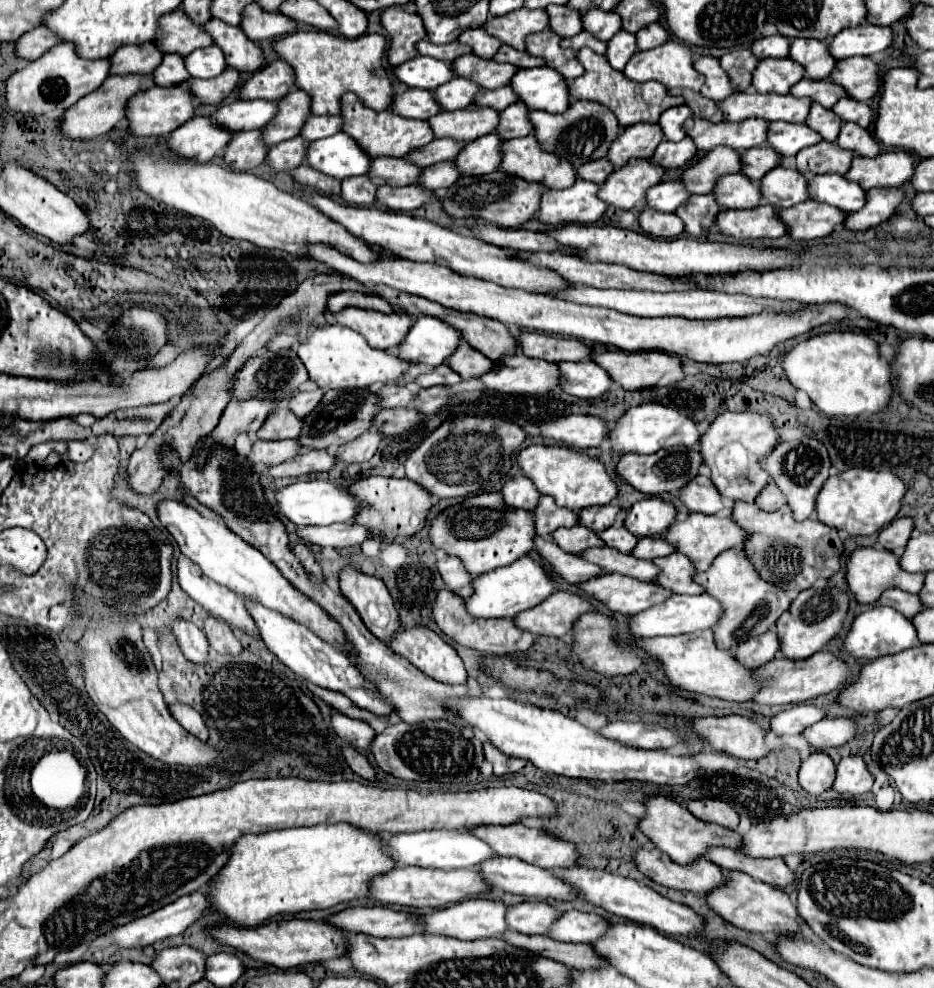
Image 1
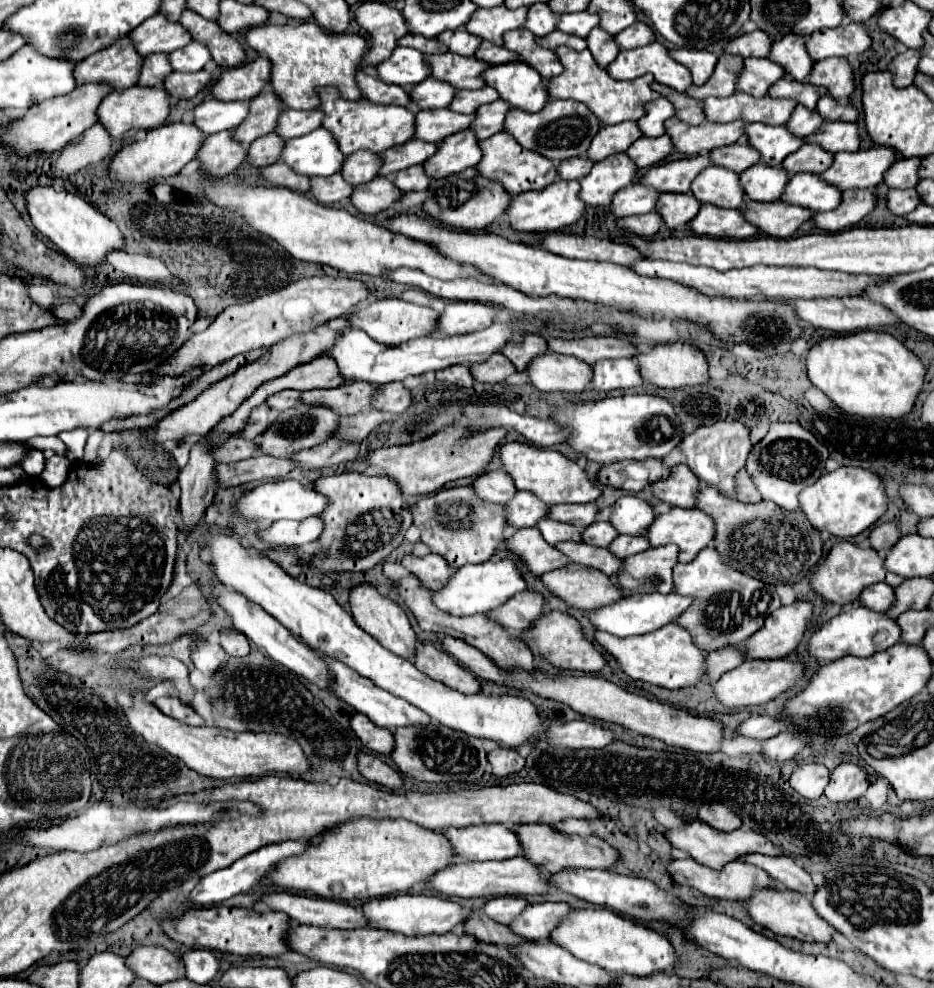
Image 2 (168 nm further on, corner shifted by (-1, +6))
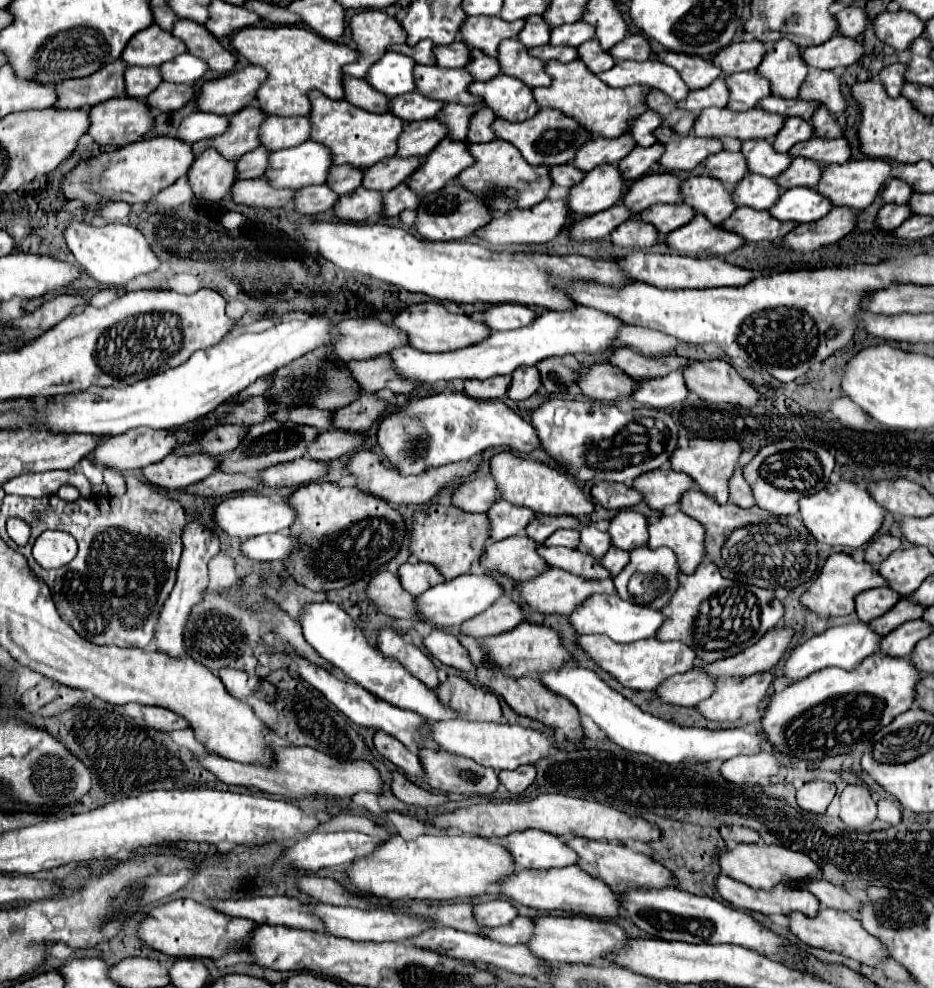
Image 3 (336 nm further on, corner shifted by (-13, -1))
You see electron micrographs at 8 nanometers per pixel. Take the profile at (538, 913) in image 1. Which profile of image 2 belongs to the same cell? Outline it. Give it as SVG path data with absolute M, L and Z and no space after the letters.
M502 896L502 898L492 898L484 904L486 916L492 920L498 920L498 924L510 924L522 908L526 908L528 902L524 898L514 898L514 896Z

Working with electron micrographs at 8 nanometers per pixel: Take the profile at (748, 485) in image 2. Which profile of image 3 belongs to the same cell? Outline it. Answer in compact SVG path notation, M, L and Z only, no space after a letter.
M742 469L734 471L732 481L730 481L730 491L732 491L730 497L732 497L732 501L736 505L740 505L740 507L752 507L752 505L756 505L752 489L748 487L748 483L746 483L746 479L742 475Z

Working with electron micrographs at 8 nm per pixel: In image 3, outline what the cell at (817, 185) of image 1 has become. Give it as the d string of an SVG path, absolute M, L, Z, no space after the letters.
M794 187L786 189L778 203L770 209L770 213L780 221L798 221L798 223L812 223L826 217L832 211L830 199L820 195L816 189L810 187Z

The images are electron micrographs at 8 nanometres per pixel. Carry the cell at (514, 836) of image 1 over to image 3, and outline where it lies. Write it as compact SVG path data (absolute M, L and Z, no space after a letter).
M568 837L564 839L564 843L576 851L578 855L578 867L582 871L586 871L590 877L604 881L612 891L626 891L630 887L674 887L676 881L670 875L670 871L666 871L660 863L656 863L654 859L650 859L648 855L642 853L634 853L614 841L592 841L592 839L584 839L584 837Z

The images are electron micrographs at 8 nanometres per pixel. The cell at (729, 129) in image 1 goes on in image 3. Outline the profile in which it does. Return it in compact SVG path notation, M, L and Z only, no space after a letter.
M662 125L656 135L658 135L658 141L666 147L660 161L660 165L666 171L692 171L696 165L706 161L708 155L714 155L724 149L720 139L678 135L668 125Z

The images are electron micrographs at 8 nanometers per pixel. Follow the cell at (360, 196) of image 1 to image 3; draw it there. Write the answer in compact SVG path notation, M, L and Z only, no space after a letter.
M314 185L298 189L298 199L294 199L294 209L306 215L318 215L330 211L338 201L338 195L328 185Z

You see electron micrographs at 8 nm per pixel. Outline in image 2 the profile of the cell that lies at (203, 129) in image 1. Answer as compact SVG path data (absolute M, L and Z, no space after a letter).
M176 122L176 124L164 124L162 128L154 128L146 134L144 140L126 144L112 156L108 166L108 178L120 184L142 184L158 178L174 176L180 172L182 166L186 166L190 160L196 158L196 152L200 150L202 140L204 140L204 134L194 124Z

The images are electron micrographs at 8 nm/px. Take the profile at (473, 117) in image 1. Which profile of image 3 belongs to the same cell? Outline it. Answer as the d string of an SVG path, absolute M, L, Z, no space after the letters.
M438 119L408 123L398 143L398 155L400 157L426 157L444 137L448 137L448 127Z

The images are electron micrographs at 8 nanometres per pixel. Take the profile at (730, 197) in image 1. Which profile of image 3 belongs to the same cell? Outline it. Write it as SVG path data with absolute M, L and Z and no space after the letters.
M690 177L682 181L682 195L686 205L718 225L724 223L732 211L736 211L730 187L714 177Z

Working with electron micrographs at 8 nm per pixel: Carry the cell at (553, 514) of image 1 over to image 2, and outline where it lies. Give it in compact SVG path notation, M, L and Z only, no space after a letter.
M516 492L514 500L504 506L506 512L506 524L512 528L526 528L536 526L548 512L548 506L542 504L534 494L530 492Z

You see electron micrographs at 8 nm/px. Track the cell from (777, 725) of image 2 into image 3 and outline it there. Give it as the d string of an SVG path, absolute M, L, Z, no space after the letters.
M568 665L560 671L550 671L538 675L538 679L554 693L570 699L582 713L590 715L592 721L622 749L630 753L644 753L662 763L682 763L690 759L698 761L726 761L736 755L754 755L762 749L766 735L752 733L748 729L698 729L698 727L680 727L672 721L664 721L650 713L644 713L618 691L610 689L594 671Z

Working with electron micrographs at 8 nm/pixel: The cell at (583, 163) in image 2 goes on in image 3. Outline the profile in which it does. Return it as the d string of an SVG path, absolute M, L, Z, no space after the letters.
M566 165L566 167L552 167L550 177L554 179L556 185L572 189L574 185L578 185L584 179L584 173L580 169L576 169L574 165Z

